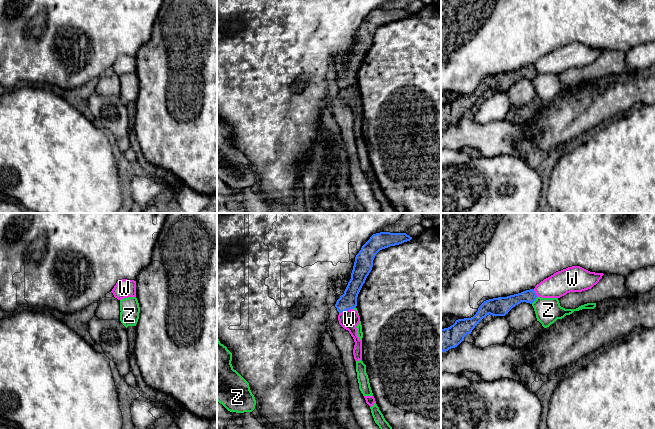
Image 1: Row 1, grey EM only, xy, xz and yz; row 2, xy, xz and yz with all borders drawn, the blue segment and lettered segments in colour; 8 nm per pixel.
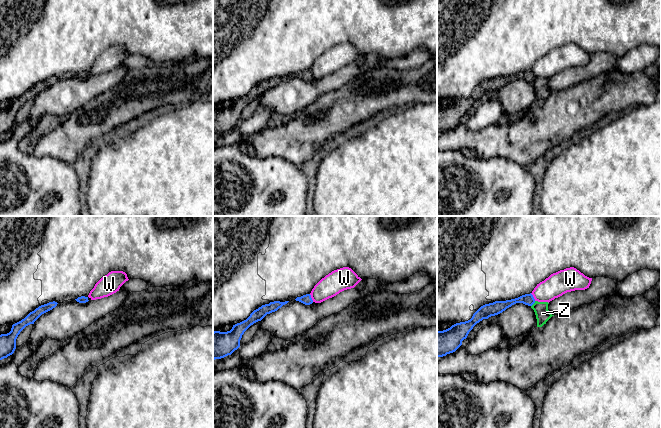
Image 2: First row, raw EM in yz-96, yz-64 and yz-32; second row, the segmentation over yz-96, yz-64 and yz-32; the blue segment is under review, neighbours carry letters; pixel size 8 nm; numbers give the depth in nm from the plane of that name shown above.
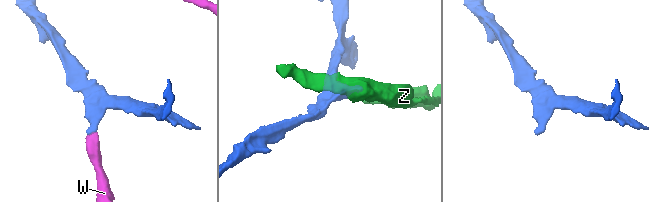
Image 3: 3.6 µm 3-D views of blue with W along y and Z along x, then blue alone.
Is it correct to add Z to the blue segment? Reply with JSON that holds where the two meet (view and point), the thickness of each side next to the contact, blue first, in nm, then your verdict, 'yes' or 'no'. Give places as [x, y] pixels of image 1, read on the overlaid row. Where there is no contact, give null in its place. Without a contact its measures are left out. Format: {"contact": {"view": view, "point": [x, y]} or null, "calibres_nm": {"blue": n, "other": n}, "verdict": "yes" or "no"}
{"contact": {"view": "yz", "point": [534, 300]}, "calibres_nm": {"blue": 130, "other": 200}, "verdict": "no"}

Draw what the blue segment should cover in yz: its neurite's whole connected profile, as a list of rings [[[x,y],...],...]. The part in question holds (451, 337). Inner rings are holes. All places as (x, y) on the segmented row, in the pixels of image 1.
[[[534,289],[526,290],[507,297],[498,297],[484,301],[476,314],[471,318],[458,319],[448,328],[441,329],[441,351],[446,352],[457,347],[467,334],[471,334],[475,326],[487,315],[505,316],[508,312],[520,304],[526,302],[532,304],[537,298]]]

